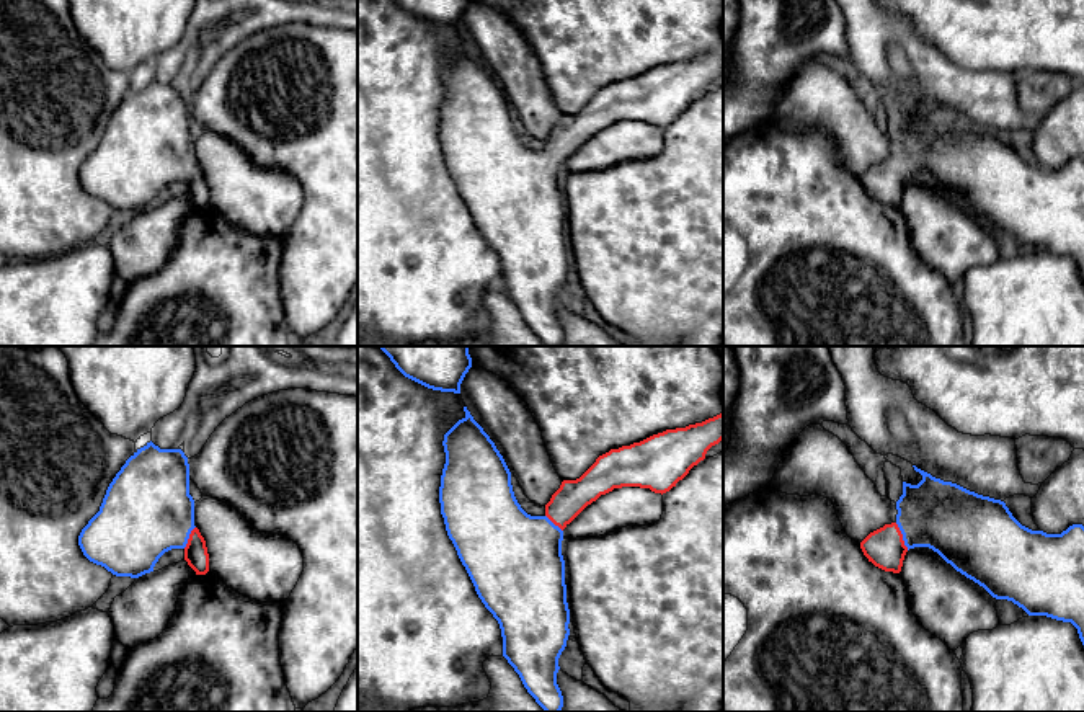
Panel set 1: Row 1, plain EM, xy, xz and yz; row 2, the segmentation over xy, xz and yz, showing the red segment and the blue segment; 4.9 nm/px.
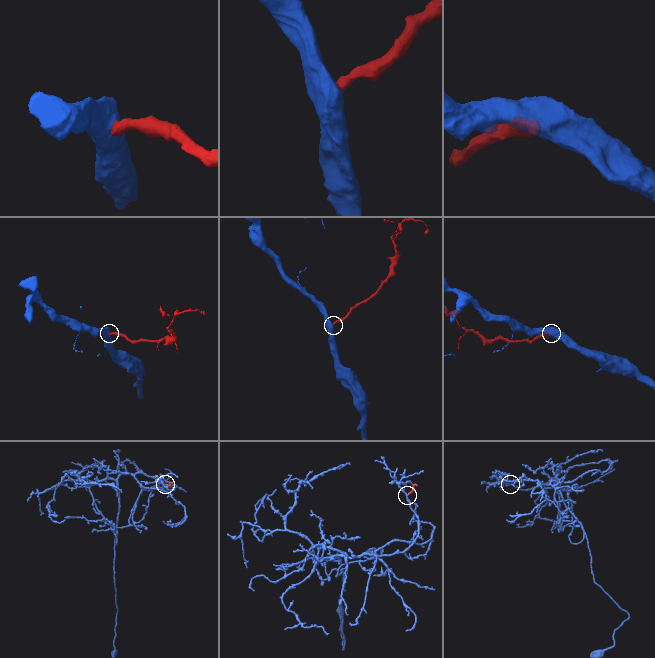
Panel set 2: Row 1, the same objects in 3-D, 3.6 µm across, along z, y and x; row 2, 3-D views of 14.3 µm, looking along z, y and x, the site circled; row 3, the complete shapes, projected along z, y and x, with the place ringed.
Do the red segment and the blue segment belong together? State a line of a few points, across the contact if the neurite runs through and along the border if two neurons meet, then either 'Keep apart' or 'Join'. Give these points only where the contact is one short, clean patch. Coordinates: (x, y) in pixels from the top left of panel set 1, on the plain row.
Line: yz (885, 182), (901, 170), (928, 151), (944, 151). Join

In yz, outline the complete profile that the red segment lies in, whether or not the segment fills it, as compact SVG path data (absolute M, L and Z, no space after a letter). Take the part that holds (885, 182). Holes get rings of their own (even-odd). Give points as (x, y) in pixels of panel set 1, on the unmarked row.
M913 101L922 114L917 119L903 116L896 155L860 176L869 196L885 206L900 207L909 183L929 181L993 232L1012 235L1028 250L1071 256L1084 279L1084 160L1073 158L1061 168L1032 165L1012 150L1004 136Z

